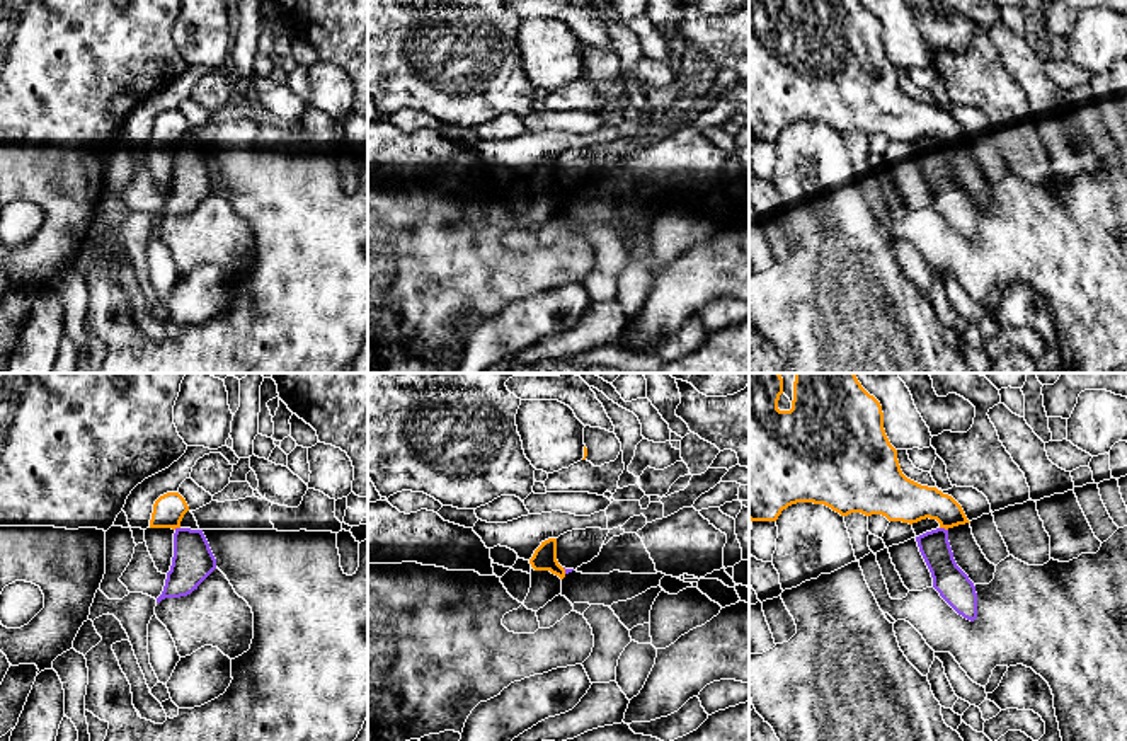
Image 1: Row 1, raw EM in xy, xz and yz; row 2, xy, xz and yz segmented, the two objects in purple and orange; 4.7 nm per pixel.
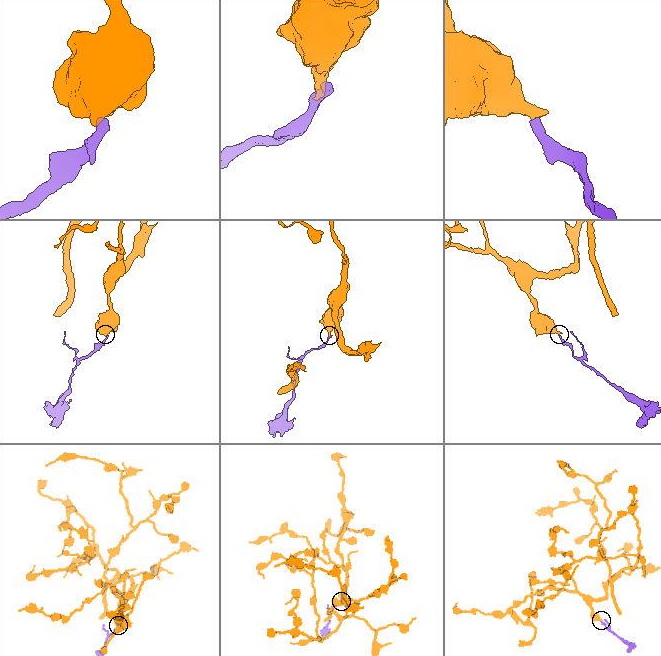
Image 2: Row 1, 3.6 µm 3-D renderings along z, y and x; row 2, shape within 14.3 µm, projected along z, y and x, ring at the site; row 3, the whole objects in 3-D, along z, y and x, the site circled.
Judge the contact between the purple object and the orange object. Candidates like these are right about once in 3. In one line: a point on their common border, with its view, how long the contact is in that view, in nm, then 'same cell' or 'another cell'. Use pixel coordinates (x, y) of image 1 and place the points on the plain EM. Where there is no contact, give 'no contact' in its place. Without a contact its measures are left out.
yz (943, 147) | 40 nm | another cell

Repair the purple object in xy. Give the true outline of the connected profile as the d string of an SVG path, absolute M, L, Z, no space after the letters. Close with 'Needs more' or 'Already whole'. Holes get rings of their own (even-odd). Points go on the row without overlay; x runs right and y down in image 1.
M187 129L174 152L172 184L157 221L191 213L215 187L216 177L209 162L194 133Z. Needs more

